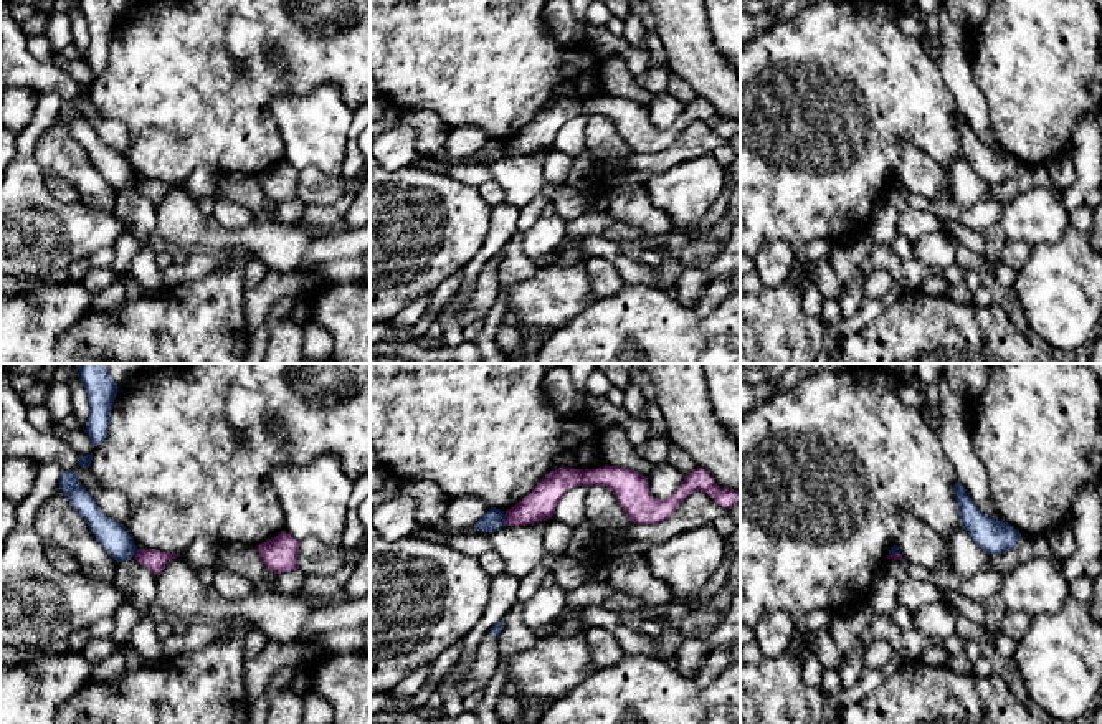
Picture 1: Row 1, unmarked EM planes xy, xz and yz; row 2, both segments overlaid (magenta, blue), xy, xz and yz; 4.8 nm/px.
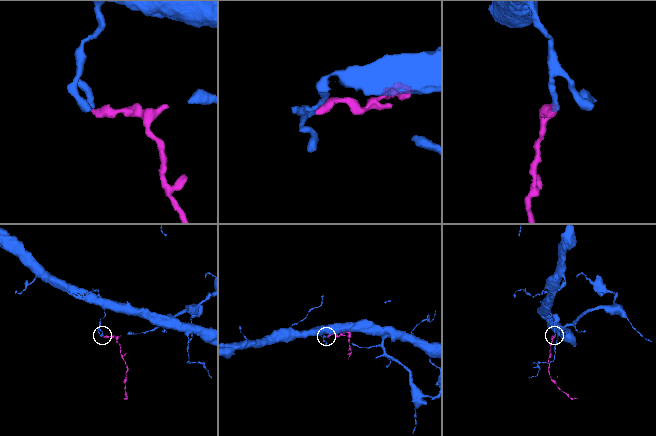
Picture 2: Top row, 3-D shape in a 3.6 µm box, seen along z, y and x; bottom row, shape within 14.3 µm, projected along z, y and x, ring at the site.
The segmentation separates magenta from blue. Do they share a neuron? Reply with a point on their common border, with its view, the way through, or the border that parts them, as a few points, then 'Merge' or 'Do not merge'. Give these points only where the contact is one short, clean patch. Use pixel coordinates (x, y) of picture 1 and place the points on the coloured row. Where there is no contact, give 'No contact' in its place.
Touches magenta at xz (506, 519). Boundary: xz (504, 514), (506, 524). Do not merge

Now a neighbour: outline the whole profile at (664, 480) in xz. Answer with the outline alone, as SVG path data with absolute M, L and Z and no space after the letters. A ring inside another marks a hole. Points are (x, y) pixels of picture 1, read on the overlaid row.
M669 463L654 464L648 474L649 491L658 499L669 499L676 494L686 474Z

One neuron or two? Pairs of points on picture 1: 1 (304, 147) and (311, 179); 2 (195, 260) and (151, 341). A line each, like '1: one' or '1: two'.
1: two
2: two

